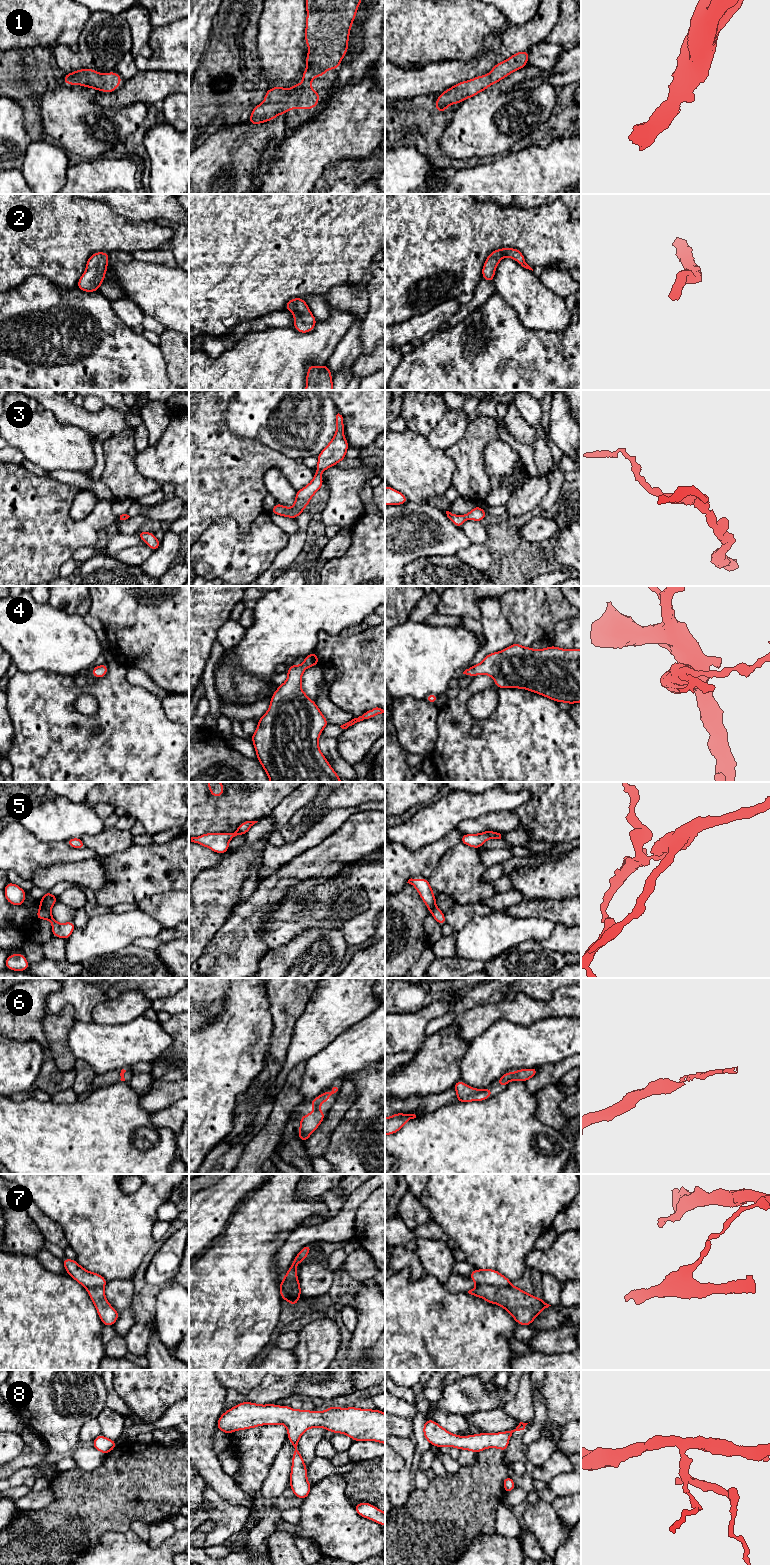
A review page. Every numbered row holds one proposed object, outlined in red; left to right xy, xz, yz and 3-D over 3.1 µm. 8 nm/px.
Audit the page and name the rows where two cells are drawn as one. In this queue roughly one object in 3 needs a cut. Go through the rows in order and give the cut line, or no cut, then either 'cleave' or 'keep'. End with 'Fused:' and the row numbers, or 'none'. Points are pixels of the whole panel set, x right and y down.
1: cut none; keep
2: cut none; keep
3: cut none; keep
4: cut none; keep
5: cut xy (40, 906), (50, 912); cleave
6: cut none; keep
7: cut xz (283, 1279), (291, 1290), (299, 1296); cleave
8: cut none; keep
Fused: 5, 7

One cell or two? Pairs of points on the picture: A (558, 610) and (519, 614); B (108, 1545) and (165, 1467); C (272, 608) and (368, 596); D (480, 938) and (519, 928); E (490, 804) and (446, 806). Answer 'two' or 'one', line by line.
A: one
B: two
C: one
D: one
E: one

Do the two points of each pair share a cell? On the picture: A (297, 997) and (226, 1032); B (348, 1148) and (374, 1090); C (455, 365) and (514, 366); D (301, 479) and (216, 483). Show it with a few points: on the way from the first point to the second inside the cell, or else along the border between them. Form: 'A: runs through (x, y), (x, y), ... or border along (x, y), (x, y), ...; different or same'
A: border along (265, 988), (269, 1011), (272, 1016), (272, 1033); different
B: runs through (362, 1134), (367, 1129), (367, 1104); same
C: runs through (470, 366), (499, 366); same
D: runs through (280, 462), (242, 462), (237, 465); same

